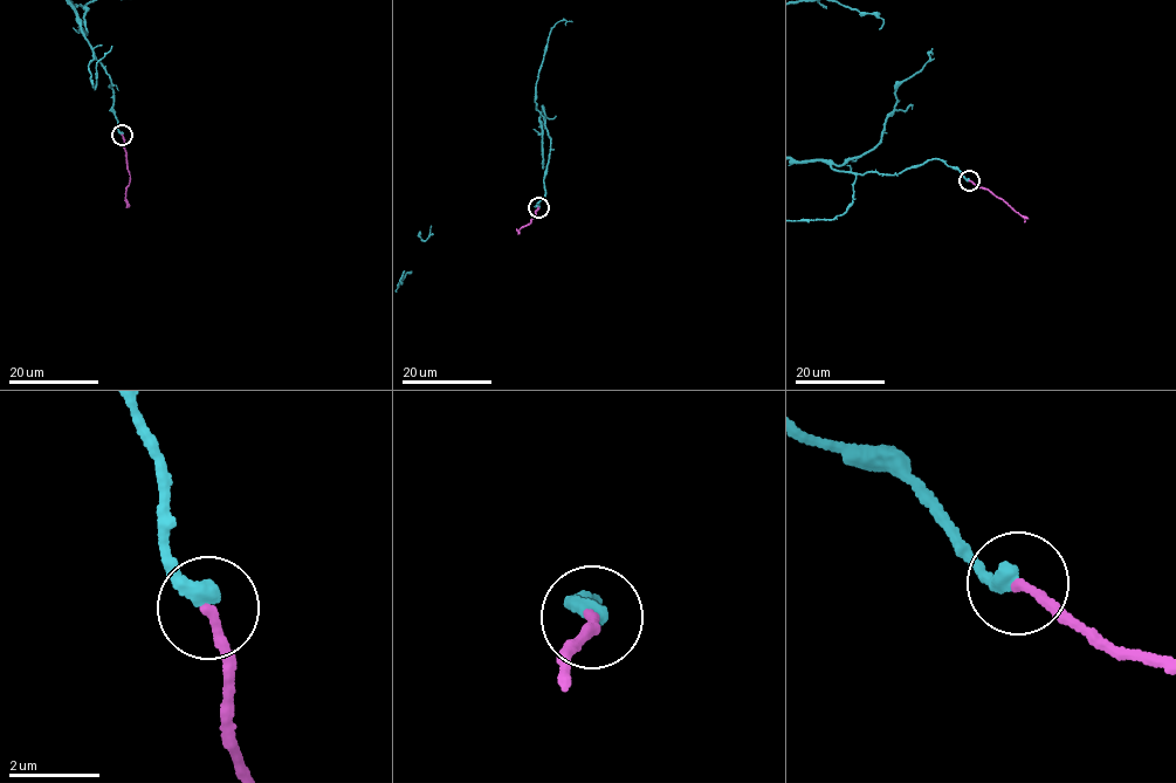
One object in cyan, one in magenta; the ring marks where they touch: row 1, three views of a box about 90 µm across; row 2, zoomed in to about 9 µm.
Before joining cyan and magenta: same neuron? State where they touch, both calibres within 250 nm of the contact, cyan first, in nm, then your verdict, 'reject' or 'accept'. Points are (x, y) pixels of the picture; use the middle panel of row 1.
(538, 207) | 380/220 nm | accept

